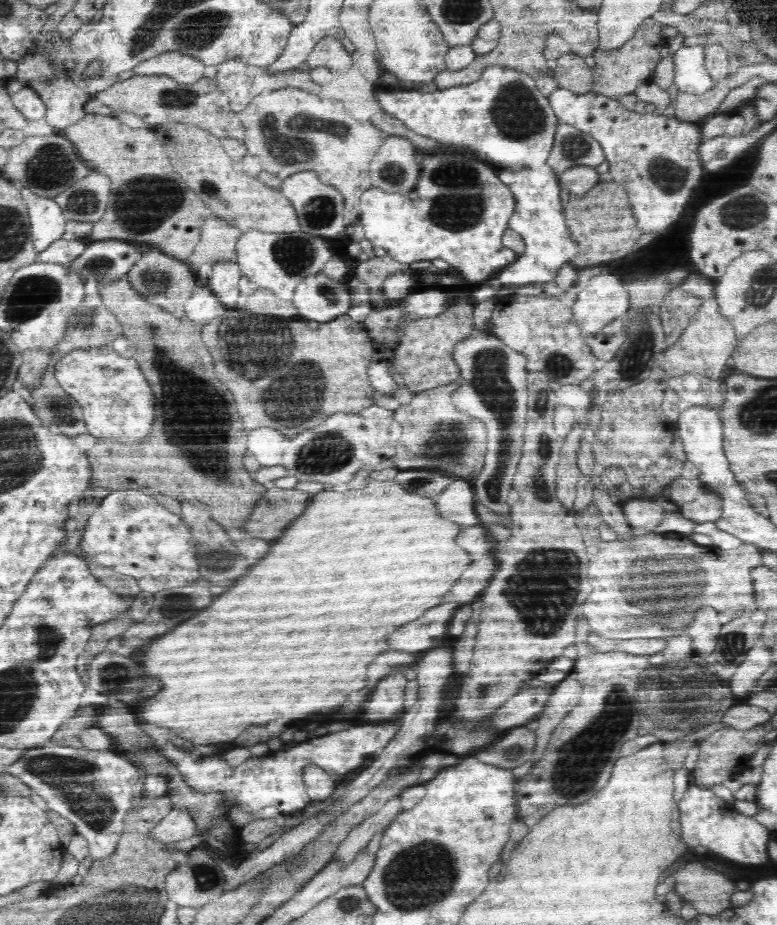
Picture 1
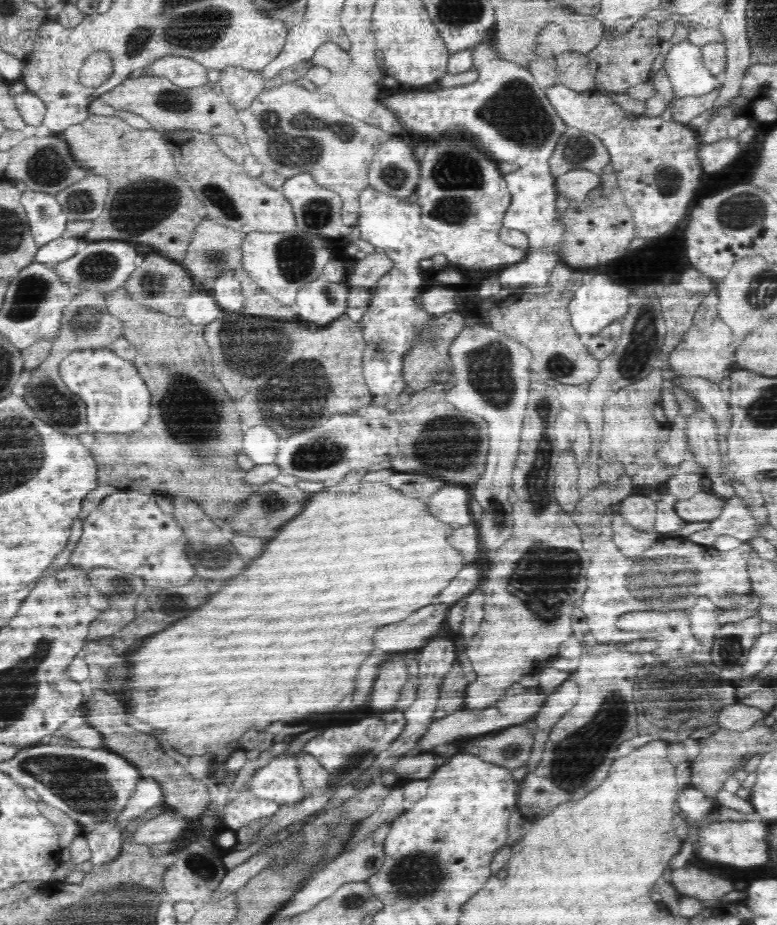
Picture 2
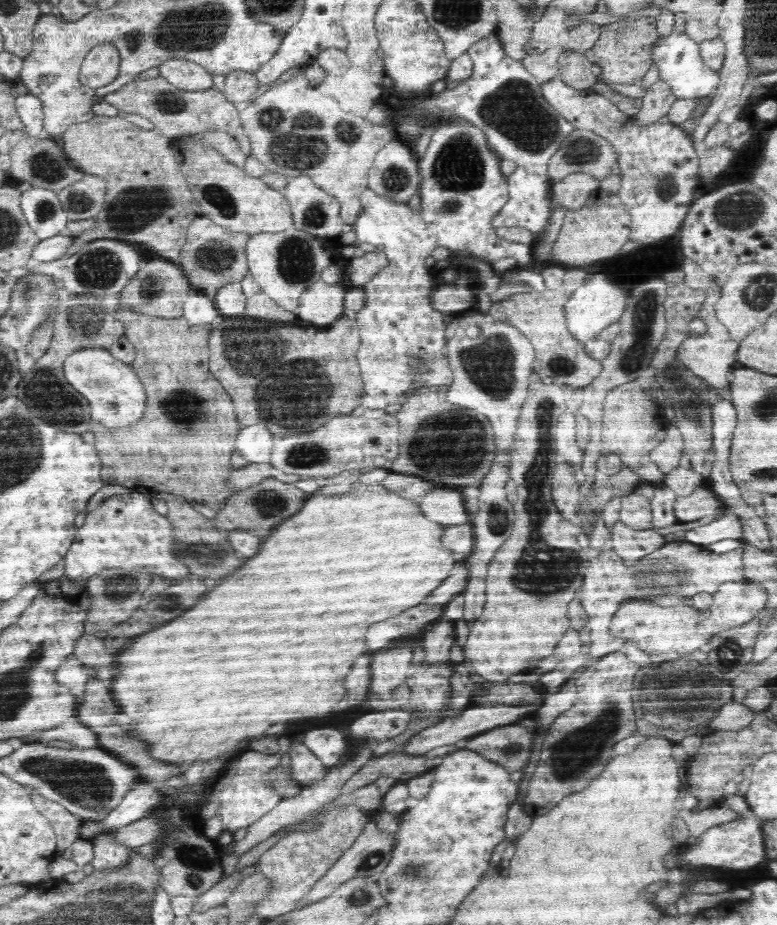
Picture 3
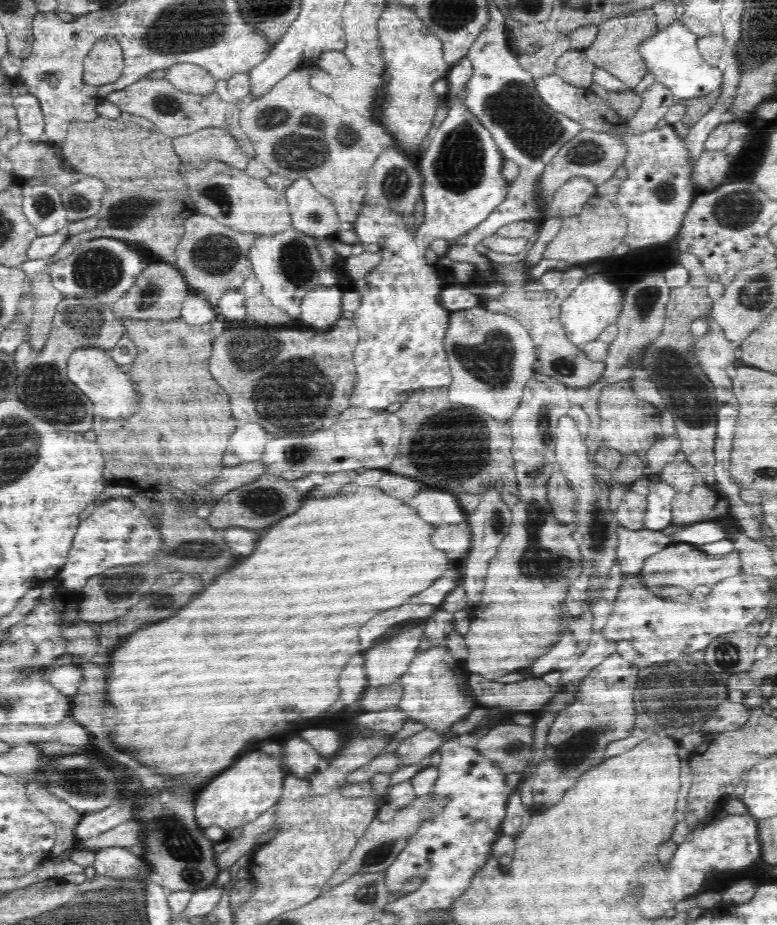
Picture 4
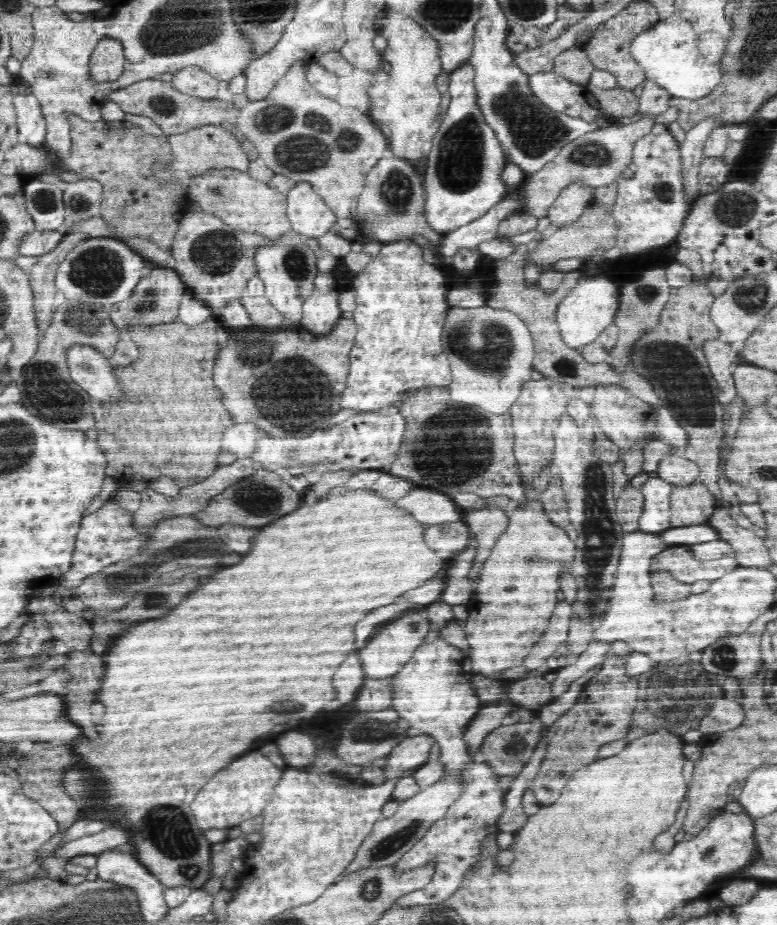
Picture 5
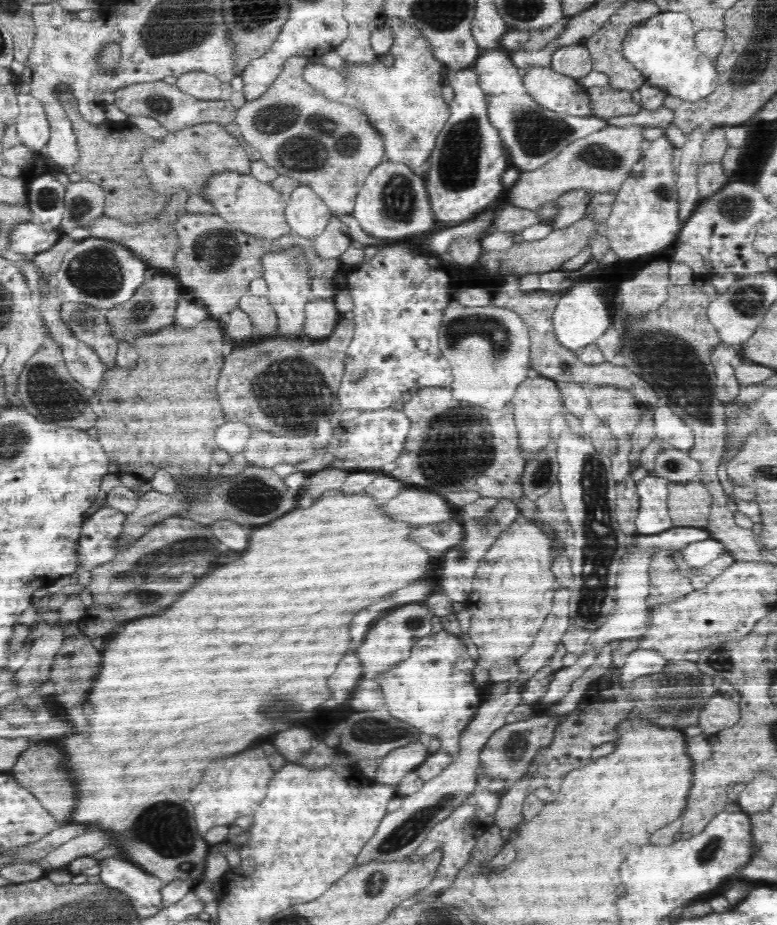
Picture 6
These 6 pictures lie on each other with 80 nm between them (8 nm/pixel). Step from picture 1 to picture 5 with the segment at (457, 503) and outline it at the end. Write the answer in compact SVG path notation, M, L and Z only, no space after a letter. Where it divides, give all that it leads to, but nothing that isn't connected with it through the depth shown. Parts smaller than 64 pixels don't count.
M426 488L412 490L406 498L400 498L396 506L410 510L412 516L422 524L442 524L464 519L463 510L448 495Z

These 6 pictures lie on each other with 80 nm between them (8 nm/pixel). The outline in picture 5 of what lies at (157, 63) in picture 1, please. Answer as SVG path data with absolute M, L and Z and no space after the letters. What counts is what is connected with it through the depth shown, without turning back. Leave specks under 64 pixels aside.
M197 66L180 68L173 74L171 81L182 94L203 99L216 98L218 82L210 73Z

